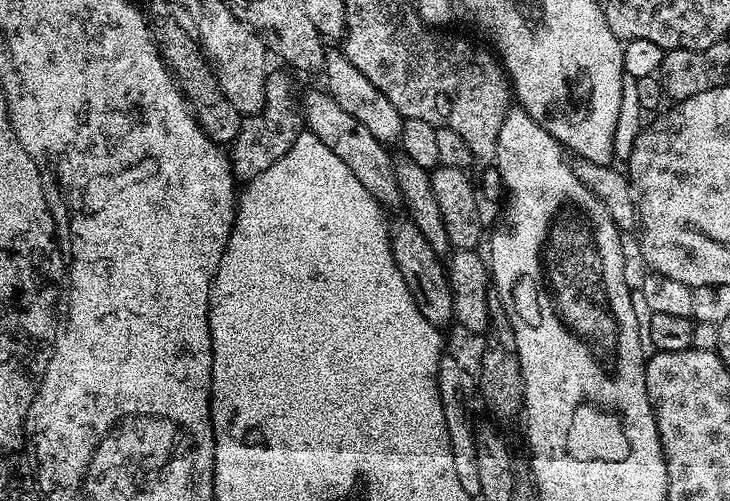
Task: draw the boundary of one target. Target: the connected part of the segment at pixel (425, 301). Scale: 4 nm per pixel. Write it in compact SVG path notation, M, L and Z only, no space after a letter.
M410 218L404 220L392 220L388 229L390 246L394 254L394 262L398 270L402 270L402 278L406 278L406 286L418 306L422 310L422 318L430 322L435 328L441 330L447 329L449 323L453 323L453 312L455 302L452 300L451 286L448 284L448 273L446 271L445 261L430 247L430 242L422 238L422 230L414 226Z

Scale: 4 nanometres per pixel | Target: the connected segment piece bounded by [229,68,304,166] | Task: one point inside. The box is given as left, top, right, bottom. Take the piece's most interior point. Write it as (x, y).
(263, 138)

